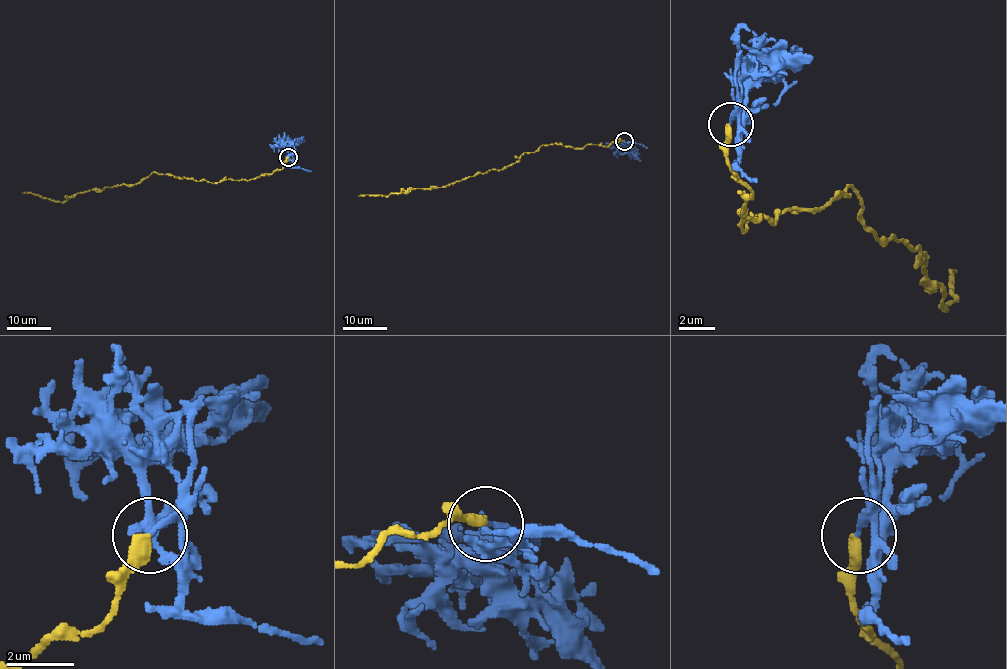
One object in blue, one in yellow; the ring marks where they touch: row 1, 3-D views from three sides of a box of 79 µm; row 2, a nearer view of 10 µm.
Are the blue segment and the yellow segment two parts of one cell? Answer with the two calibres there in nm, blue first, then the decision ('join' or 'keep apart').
180 nm thick on the blue side, 400 nm on the other; keep apart

